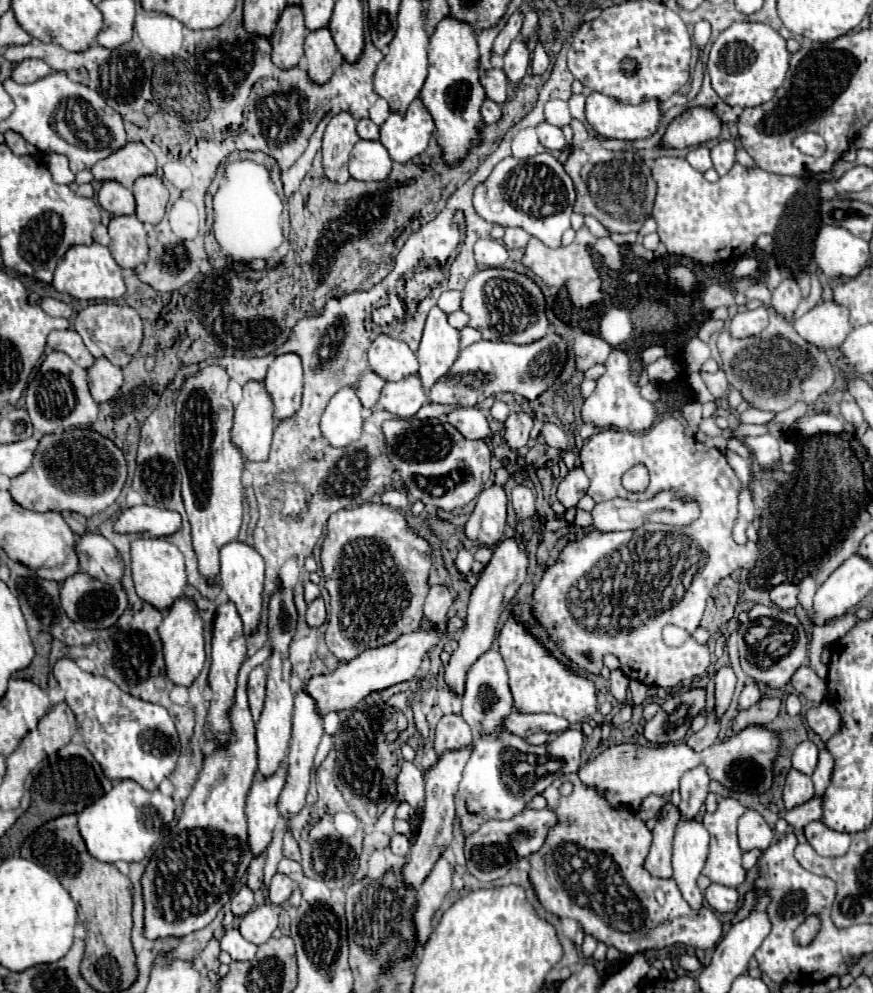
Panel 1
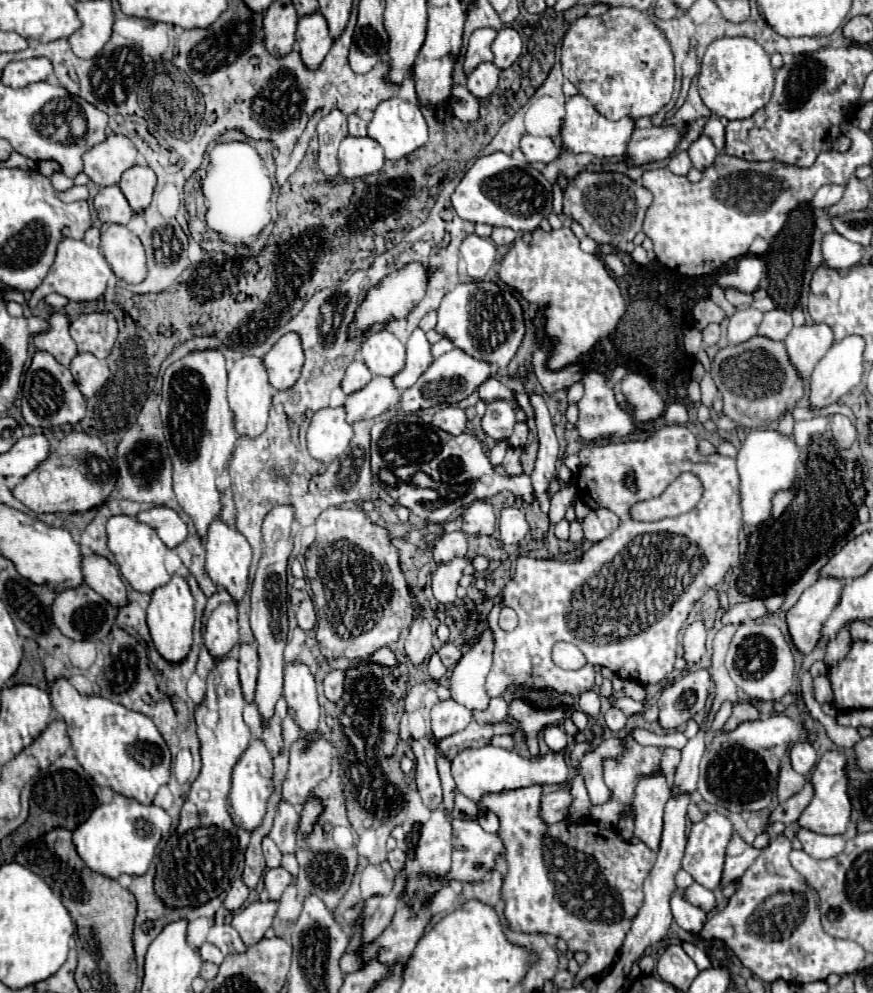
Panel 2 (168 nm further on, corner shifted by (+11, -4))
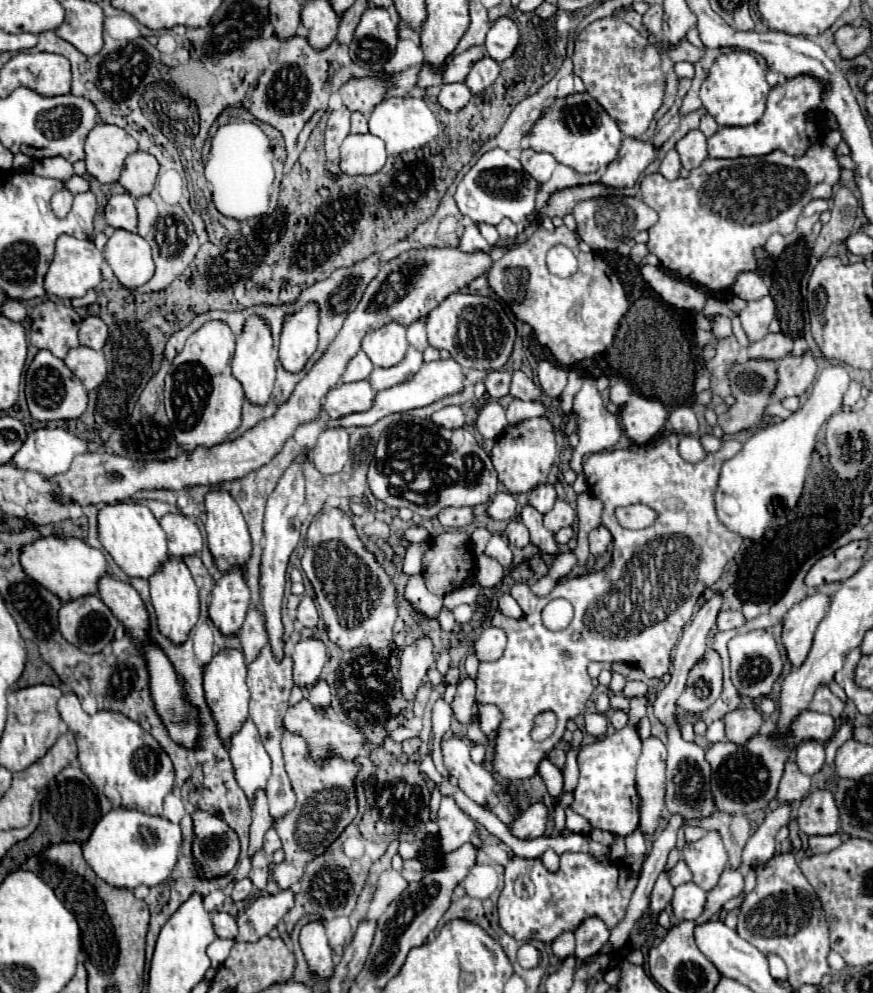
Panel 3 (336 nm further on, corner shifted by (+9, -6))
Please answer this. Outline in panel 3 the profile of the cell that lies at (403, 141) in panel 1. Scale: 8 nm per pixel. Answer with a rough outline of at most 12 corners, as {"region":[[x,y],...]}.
{"region":[[383,99],[369,133],[389,155],[425,147],[439,123],[423,99]]}

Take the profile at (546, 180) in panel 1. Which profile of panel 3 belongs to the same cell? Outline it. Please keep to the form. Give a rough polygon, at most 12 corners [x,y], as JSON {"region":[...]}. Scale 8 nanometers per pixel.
{"region":[[491,149],[461,179],[459,211],[525,227],[539,183]]}

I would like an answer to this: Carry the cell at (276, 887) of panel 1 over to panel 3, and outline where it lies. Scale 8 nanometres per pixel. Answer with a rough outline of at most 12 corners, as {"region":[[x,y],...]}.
{"region":[[287,731],[281,747],[297,805],[273,827],[279,889],[301,879],[355,819],[357,765],[317,765]]}

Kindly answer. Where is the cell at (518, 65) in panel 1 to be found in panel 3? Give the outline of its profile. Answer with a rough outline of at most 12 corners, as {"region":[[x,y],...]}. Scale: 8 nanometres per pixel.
{"region":[[501,17],[487,33],[485,49],[503,63],[519,45],[519,27]]}

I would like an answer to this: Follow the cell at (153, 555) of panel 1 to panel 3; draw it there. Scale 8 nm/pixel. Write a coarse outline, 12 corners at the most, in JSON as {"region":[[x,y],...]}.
{"region":[[141,503],[99,507],[99,541],[149,579],[169,559],[167,535]]}

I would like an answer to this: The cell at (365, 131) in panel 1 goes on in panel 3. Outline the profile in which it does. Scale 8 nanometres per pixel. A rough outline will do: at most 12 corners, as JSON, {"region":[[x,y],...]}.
{"region":[[351,113],[351,133],[367,133],[367,115]]}

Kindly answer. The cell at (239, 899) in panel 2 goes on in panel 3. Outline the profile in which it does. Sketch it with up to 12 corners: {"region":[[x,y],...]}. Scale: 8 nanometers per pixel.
{"region":[[249,879],[237,881],[231,893],[233,901],[243,901],[251,893]]}

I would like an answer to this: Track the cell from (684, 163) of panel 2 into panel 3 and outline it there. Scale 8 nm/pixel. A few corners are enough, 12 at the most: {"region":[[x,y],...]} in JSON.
{"region":[[669,151],[661,161],[661,175],[677,179],[681,159],[677,151]]}

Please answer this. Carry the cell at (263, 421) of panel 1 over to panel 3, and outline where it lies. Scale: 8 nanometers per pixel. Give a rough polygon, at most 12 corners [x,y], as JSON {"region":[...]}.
{"region":[[251,317],[237,339],[233,375],[249,403],[267,405],[277,351]]}

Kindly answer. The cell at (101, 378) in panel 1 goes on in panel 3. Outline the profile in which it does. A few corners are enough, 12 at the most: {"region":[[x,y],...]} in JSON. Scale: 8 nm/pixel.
{"region":[[71,349],[65,365],[87,391],[107,377],[101,351]]}

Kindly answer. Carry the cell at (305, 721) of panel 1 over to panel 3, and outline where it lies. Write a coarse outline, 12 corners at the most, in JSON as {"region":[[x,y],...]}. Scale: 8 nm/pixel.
{"region":[[301,639],[293,649],[293,683],[309,689],[327,661],[325,645]]}

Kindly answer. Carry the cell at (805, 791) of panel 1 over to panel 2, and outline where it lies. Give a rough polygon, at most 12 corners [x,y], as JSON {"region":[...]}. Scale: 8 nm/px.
{"region":[[789,759],[781,763],[777,797],[785,801],[803,789],[807,777],[793,771]]}

